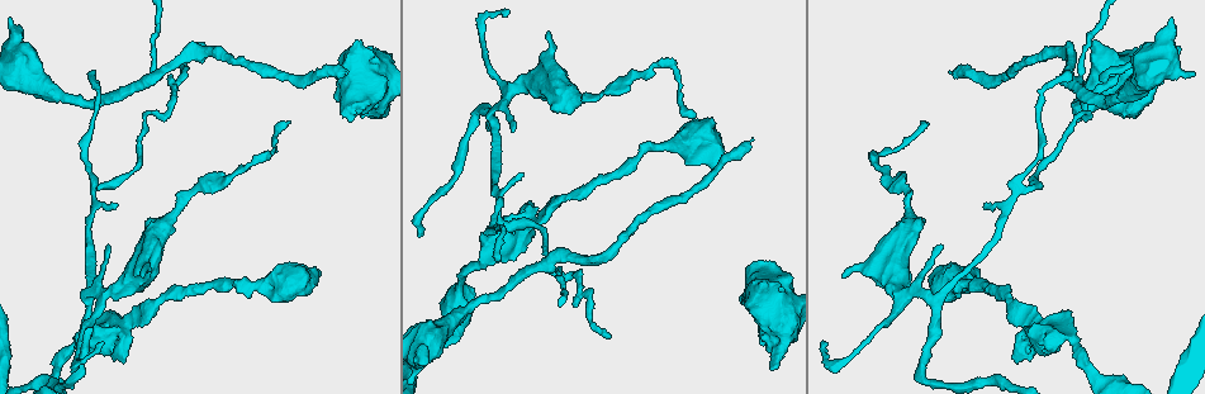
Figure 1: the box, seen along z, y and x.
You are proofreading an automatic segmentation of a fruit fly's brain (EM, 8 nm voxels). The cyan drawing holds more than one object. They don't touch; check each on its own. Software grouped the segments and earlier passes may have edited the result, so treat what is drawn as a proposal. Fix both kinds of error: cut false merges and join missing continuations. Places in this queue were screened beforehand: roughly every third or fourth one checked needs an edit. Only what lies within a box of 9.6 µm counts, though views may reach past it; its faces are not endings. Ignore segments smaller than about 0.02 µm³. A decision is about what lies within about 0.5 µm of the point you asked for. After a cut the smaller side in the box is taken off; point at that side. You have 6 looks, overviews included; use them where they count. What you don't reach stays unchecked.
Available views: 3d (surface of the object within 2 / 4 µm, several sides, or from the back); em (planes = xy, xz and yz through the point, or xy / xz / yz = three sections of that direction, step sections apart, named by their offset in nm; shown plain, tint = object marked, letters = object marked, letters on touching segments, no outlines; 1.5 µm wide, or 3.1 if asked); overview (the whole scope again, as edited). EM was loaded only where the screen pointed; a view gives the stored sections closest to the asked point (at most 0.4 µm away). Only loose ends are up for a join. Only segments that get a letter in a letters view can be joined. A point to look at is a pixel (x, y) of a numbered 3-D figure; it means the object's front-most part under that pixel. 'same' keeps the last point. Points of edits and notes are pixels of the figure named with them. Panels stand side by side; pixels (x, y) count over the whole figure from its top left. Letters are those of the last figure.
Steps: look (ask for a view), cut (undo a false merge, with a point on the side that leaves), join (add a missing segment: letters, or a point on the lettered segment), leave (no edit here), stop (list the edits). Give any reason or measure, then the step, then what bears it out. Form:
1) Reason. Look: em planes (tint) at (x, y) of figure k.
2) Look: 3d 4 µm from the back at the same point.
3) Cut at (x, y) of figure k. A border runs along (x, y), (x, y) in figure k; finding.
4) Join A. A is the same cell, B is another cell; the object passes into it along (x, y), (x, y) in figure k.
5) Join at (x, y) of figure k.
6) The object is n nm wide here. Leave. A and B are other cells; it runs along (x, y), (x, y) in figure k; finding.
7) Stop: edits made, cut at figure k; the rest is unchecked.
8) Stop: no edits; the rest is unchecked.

Branch stops here. Look: 3d 4 µm at (1151, 97) of figure 1.

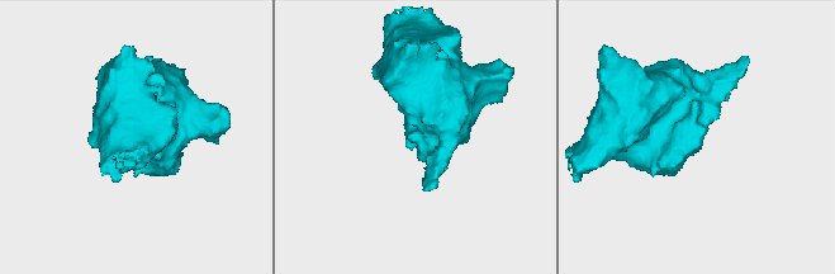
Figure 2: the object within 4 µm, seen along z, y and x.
Need the tissue. Look: em yz step 8 (letters) at (701, 142) of figure 2.

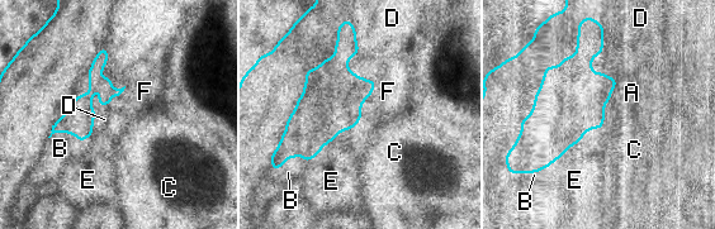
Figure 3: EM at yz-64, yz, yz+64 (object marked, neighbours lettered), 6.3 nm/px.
Look: em xz step 4 (letters) at the same point.

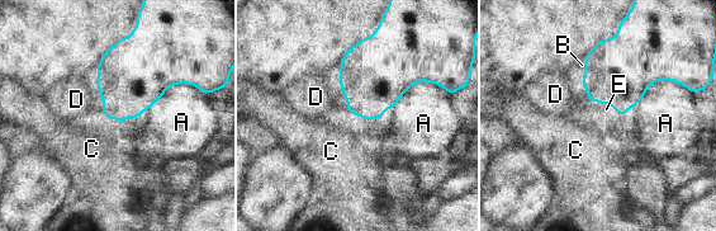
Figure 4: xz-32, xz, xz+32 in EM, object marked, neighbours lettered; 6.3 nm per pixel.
Join at (582, 65) of figure 4. B is the same cell, A, C, D and E are other cells; the object passes into it along (619, 71), (586, 69), (582, 65) in figure 4; the neuron continues.

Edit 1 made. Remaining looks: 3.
Thin end. Look: em planes (letters) at (203, 43) of figure 1.

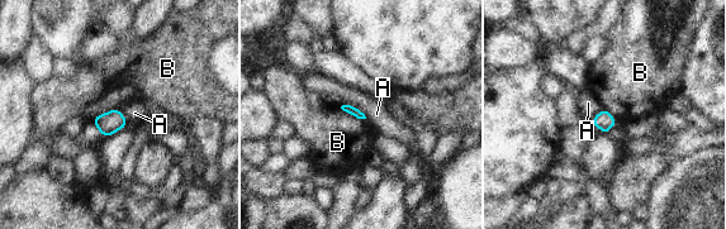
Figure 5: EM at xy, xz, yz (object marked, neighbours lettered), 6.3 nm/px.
Leave. A and B are other cells; none of them fits.

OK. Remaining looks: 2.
Stop: edits made, join at figure 4; the rest is unchecked.

